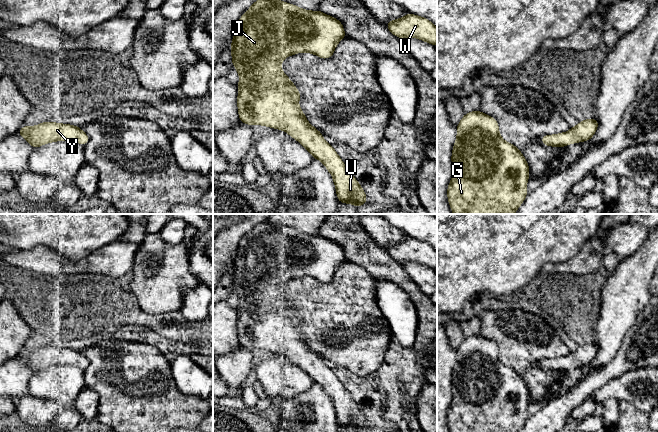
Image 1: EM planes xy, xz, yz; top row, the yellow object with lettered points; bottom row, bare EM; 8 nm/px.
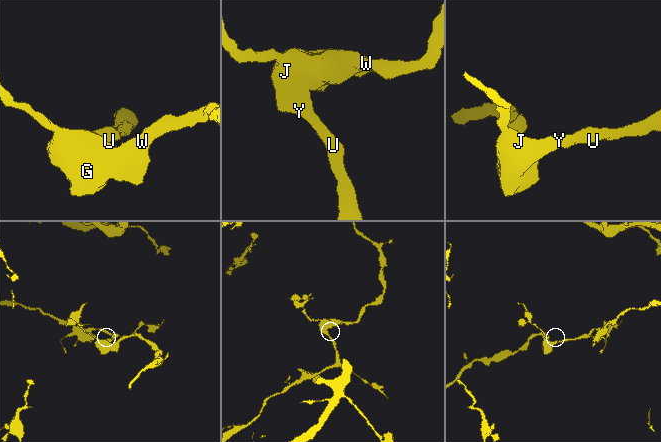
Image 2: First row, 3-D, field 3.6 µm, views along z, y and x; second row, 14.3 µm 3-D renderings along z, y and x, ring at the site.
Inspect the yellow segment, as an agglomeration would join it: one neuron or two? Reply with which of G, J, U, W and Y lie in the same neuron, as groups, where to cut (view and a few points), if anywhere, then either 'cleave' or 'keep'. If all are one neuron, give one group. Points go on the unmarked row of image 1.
groups G J U W Y; cut none; keep

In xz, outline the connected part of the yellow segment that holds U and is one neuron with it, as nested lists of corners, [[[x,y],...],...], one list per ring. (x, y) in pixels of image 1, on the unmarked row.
[[[266,220],[255,225],[240,241],[231,266],[231,279],[232,289],[239,298],[237,330],[240,345],[250,350],[258,348],[286,355],[330,396],[338,425],[358,432],[367,426],[365,415],[322,357],[307,345],[298,329],[301,318],[281,293],[283,284],[297,277],[308,276],[328,283],[344,262],[344,251],[338,243],[319,234],[305,234]]]

